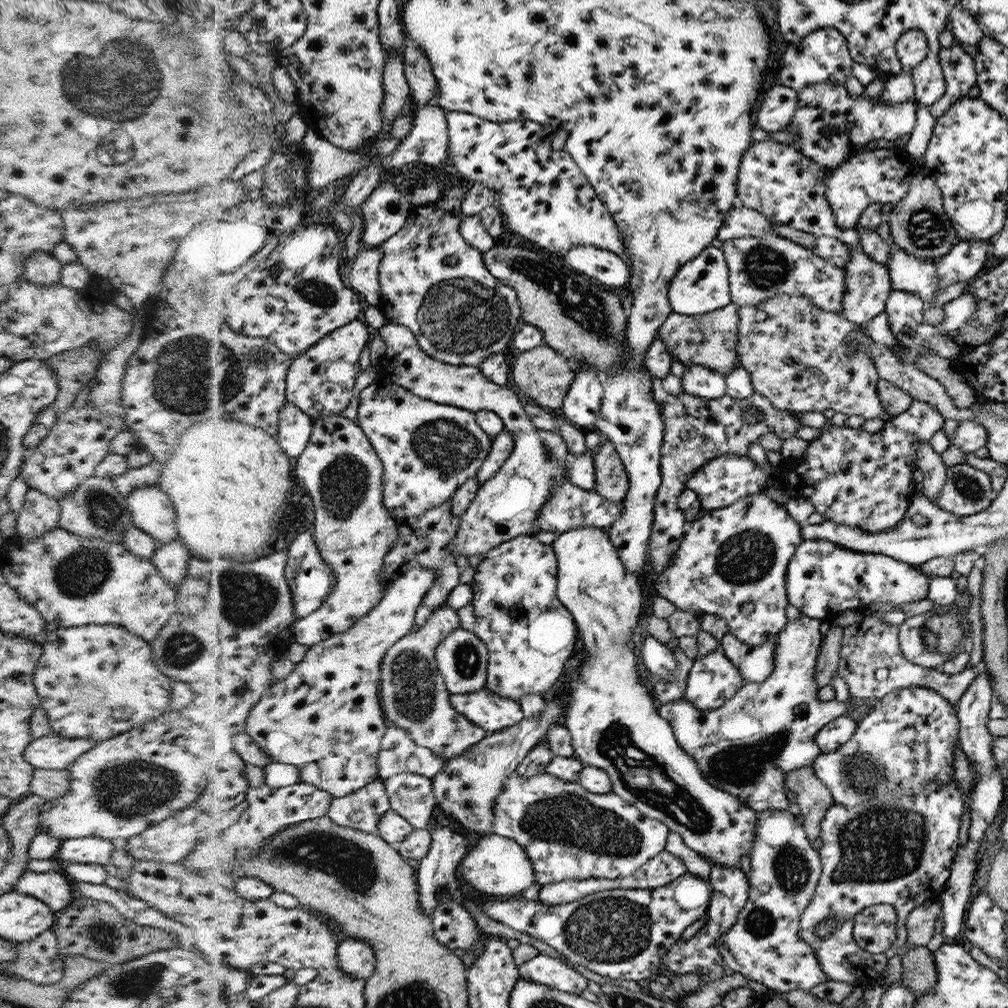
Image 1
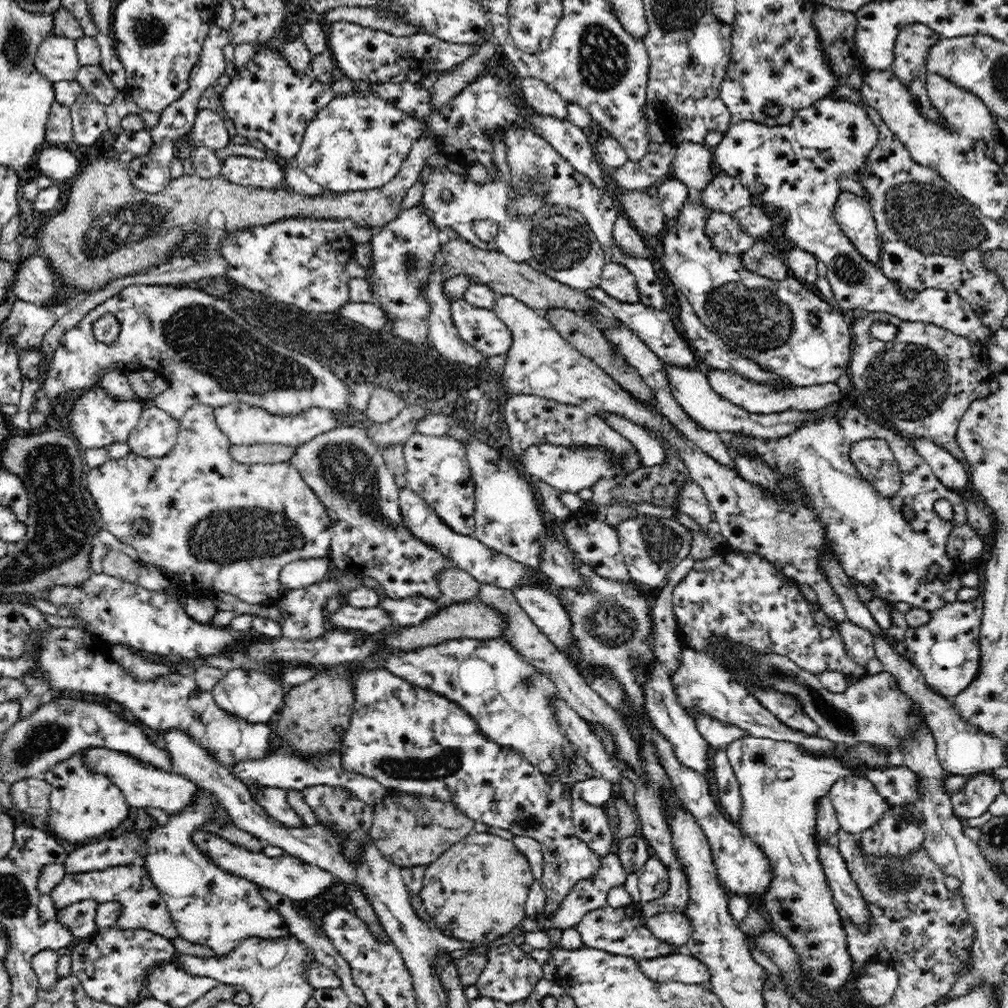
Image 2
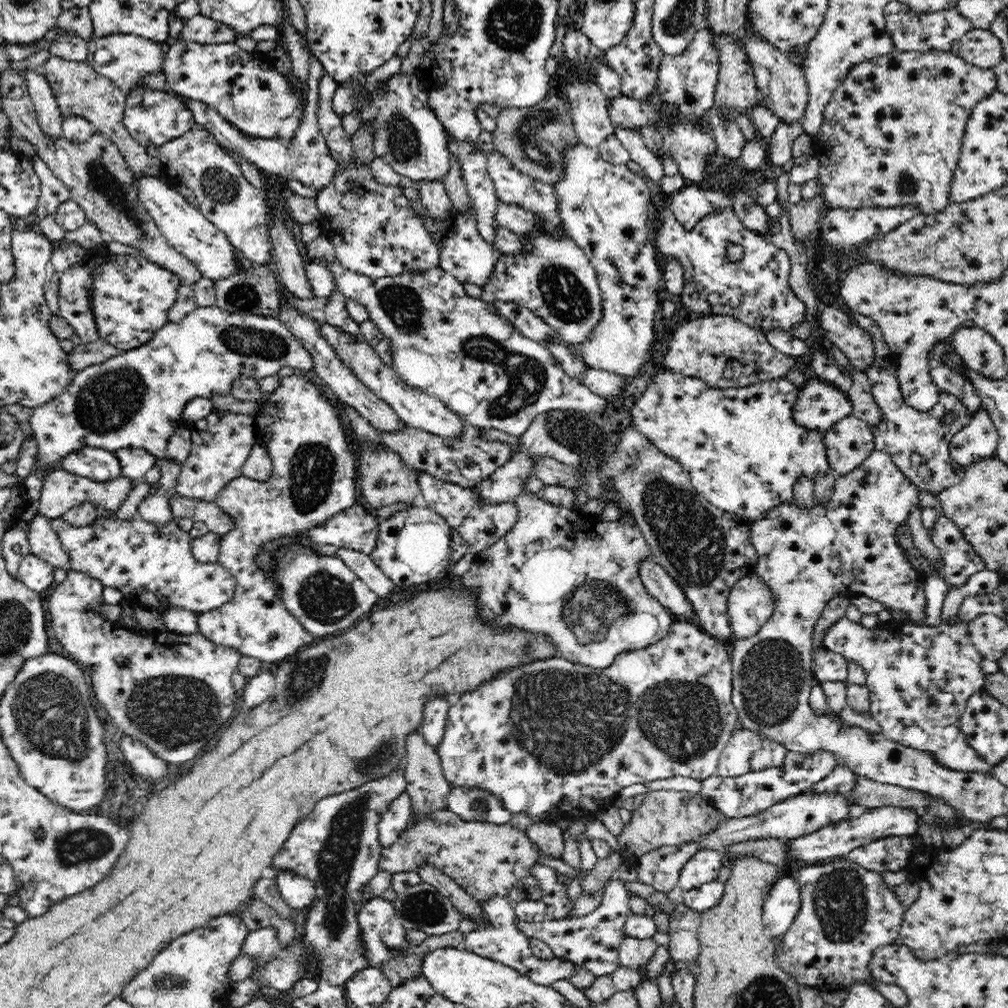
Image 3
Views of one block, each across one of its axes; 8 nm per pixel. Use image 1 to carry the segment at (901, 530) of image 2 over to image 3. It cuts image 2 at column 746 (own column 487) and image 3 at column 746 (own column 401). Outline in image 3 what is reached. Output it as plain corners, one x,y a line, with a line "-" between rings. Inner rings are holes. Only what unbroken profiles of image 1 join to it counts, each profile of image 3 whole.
658,371
656,373
656,376
654,376
652,384
650,384
646,388
646,392
642,394
642,398
640,398
640,400
638,400
636,404
634,404
632,408
632,418
633,418
636,430
638,430
648,439
652,440
652,442
654,442
655,446
660,451
664,452
664,454
668,455
669,457
674,458
681,464
682,468
688,473
693,489
696,492
698,492
698,494
701,494
702,498
706,498
707,501
710,501
714,506
721,508
722,510
730,511
732,514
744,517
748,520
752,520
754,517
759,517
766,509
769,509
772,505
776,505
778,503
781,503
782,501
788,500
793,495
792,486
796,481
796,478
798,478
798,476
802,476
803,474
804,476
808,476
809,478
812,479
814,478
814,474
816,474
816,472
828,472
825,458
823,458
823,444
822,444
823,435
810,434
809,432
807,432
807,430
803,430
803,428
799,428
799,426
797,426
794,422
791,421
790,409
791,409
791,402
795,397
795,388
796,388
796,385
792,384
791,382
788,382
784,377
774,377
774,378
764,379
763,381
750,383
748,386
719,387
719,386
712,386
710,385
710,383
706,383
706,381
703,381
701,378
686,376
686,375
683,375
682,373
676,373
673,371
673,372
666,372
666,374
663,374
663,372

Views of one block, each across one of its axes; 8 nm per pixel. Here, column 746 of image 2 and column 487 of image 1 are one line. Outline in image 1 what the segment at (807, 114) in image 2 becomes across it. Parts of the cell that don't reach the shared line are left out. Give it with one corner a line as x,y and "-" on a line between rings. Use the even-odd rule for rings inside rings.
448,112
448,119
453,164
470,184
483,184
497,194
497,207
502,215
506,215
505,226
508,230
535,242
538,248
560,255
575,246
591,244
630,262
625,242
606,202
598,195
578,162
564,149
552,148
554,132
548,126
532,121
490,122
462,112

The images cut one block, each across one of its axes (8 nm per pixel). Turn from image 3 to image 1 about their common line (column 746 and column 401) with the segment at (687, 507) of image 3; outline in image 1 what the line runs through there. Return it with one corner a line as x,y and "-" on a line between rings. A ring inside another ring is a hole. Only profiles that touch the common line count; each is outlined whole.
450,500
418,518
400,518
401,528
399,528
398,544
386,557
386,565
384,565
384,571
380,575
386,584
386,590
388,591
402,576
406,576
410,570
426,566
426,568
432,568
438,572
438,581
436,581
434,589
428,593
428,597
424,599
424,603
417,613
417,628
424,628
432,621
433,614
447,604
452,590
459,585
461,570
458,569
458,562
456,562
458,556
454,555
453,550
451,550
451,544
455,541
458,529
460,529
459,516
460,514
453,512
453,500

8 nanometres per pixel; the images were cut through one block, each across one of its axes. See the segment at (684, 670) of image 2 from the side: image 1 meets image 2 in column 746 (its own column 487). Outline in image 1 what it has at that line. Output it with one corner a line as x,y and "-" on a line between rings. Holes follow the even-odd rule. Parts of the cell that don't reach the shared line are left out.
486,687
476,691
476,693
454,694
452,695
452,702
454,708
457,708
460,714
470,719
470,722
482,727
487,734
499,732
500,730
514,726
522,721
524,717
524,711
519,703
516,703
512,699
500,697
500,695
496,695
492,691
488,691

